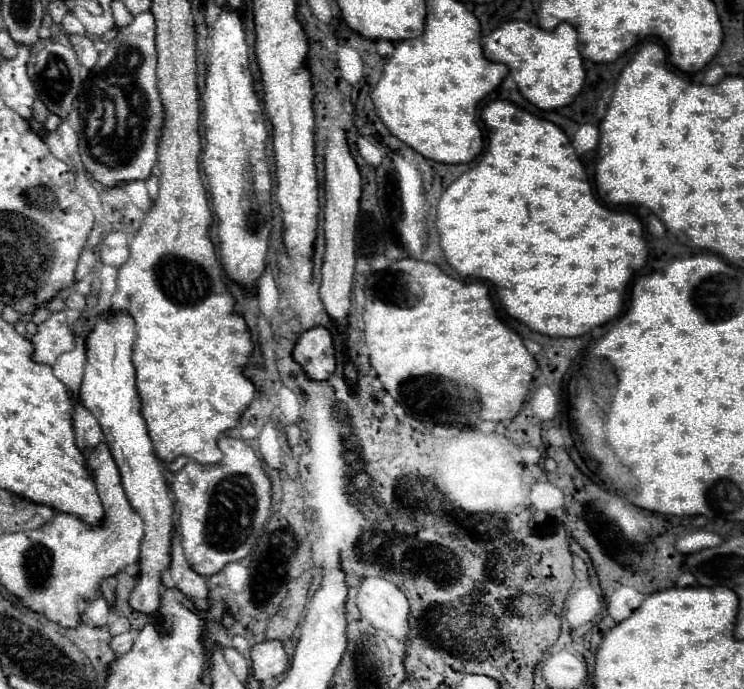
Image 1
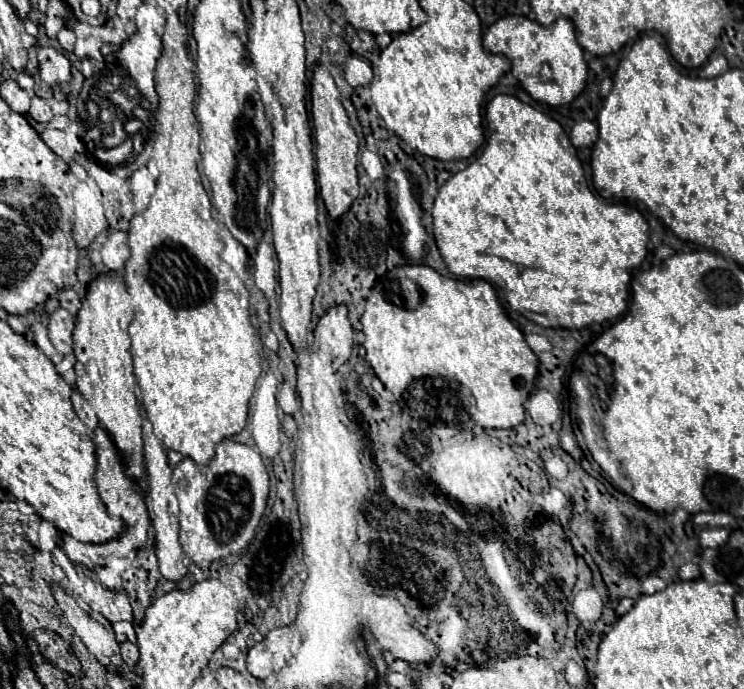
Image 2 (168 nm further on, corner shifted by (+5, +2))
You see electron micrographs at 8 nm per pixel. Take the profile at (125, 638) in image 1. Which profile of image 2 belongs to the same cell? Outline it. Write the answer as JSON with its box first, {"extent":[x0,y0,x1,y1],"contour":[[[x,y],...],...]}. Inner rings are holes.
{"extent":[121,643,139,665],"contour":[[[123,643],[121,645],[121,657],[127,665],[135,665],[139,661],[139,647],[135,643]]]}

